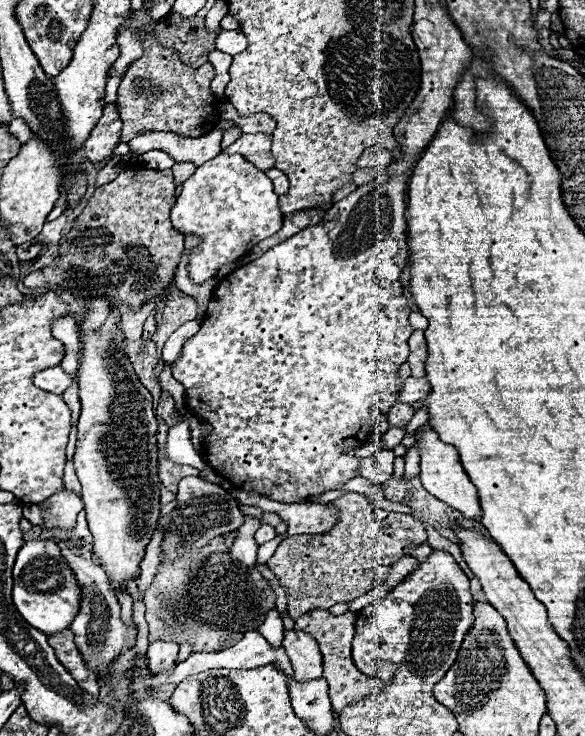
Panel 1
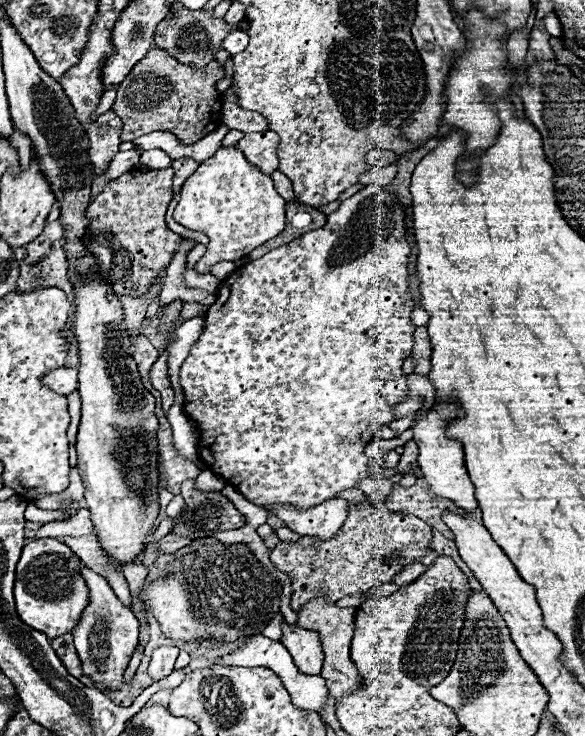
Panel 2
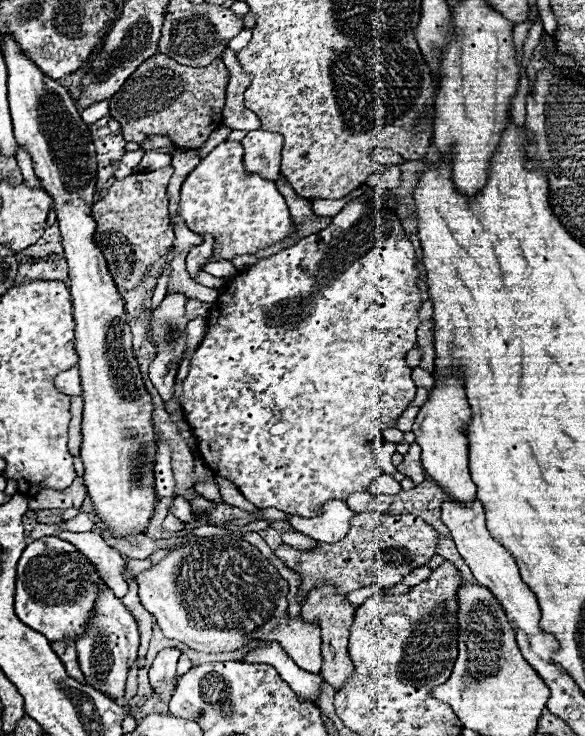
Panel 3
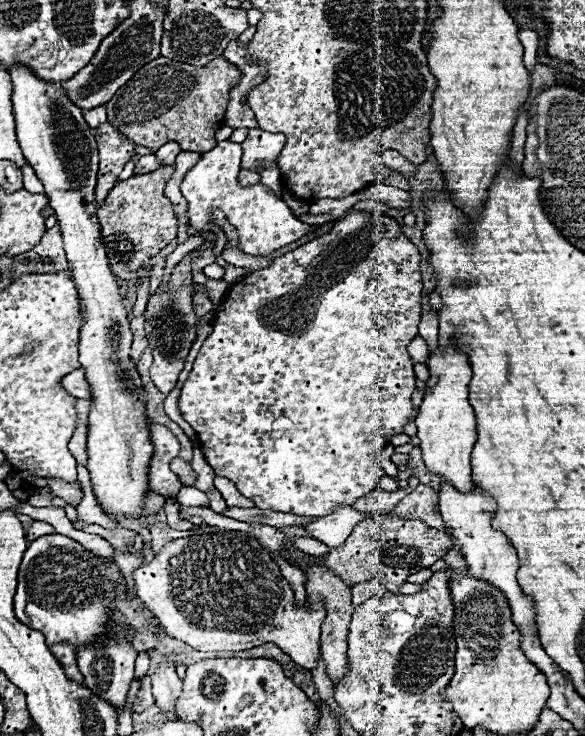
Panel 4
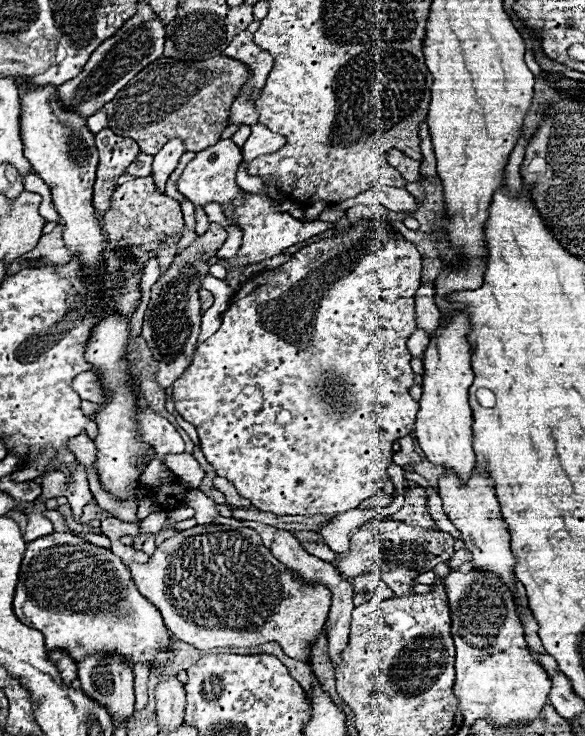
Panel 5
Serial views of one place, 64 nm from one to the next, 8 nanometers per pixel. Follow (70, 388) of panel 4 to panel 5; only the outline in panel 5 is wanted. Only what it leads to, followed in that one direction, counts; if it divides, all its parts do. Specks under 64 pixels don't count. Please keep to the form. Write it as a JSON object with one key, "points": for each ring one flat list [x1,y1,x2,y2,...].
{"points":[[92,372,76,374,76,378,72,380,72,388,76,388,76,392,82,400,90,400,90,402,96,402,96,404,104,402,104,392,100,388,98,378]]}

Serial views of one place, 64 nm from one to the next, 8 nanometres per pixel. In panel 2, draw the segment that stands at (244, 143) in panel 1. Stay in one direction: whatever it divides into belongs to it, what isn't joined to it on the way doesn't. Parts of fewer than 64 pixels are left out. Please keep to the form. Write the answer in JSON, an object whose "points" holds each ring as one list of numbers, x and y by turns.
{"points":[[270,130,266,132,252,132,246,134,236,148,240,148,246,156,246,160,260,168,264,174,272,174,278,168,278,156,276,156,276,146,278,146,278,136]]}

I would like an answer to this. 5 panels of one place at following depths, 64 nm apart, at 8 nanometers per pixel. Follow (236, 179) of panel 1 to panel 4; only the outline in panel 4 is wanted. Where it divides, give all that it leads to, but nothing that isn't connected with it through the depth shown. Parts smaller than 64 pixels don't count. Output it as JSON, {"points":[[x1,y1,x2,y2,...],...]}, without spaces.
{"points":[[230,140,218,142,210,152,204,152,200,156,200,160,196,162,196,166,192,166,188,170,188,174,182,180,182,196,188,202,188,218,190,218,190,226,194,230,212,230,218,232,220,228,210,220,210,212,214,208,222,210,228,224,232,224,238,232,238,248,244,254,250,256,268,256,272,250,282,248,298,238,302,238,304,234,308,234,312,228,312,224,300,222,290,208,286,206,284,200,280,200,276,194,272,194,272,190,264,188,262,182,244,188,238,182,238,172,240,172,240,158,242,158,242,146]]}

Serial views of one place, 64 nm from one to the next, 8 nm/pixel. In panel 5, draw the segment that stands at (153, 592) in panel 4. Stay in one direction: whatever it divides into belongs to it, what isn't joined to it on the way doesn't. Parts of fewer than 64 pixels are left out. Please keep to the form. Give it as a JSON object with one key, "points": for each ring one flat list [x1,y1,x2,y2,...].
{"points":[[198,524,164,540,146,564,132,564,130,574,140,594,162,614,164,626,170,634,198,650,254,648,272,640,278,642,290,658,310,664,312,648,330,608,328,588,320,584,308,586,302,578,294,578,294,574,272,556,252,528,234,530,228,526]]}

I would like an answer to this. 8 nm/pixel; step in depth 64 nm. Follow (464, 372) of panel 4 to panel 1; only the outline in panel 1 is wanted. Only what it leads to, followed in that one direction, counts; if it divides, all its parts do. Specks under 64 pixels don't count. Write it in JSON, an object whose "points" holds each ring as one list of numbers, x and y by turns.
{"points":[[424,424,422,428,424,428,424,432,422,432,422,438,418,440,420,456,422,456,422,460,420,460,420,482,422,482,422,486,432,496,436,496,438,500,444,500,450,508,458,510,464,518,470,518,470,520,480,518,482,516,482,510,480,510,476,486,470,482,470,478,462,470,462,464,460,464,460,458,458,458,456,448,440,442,438,440,438,434,432,430,430,424]]}

